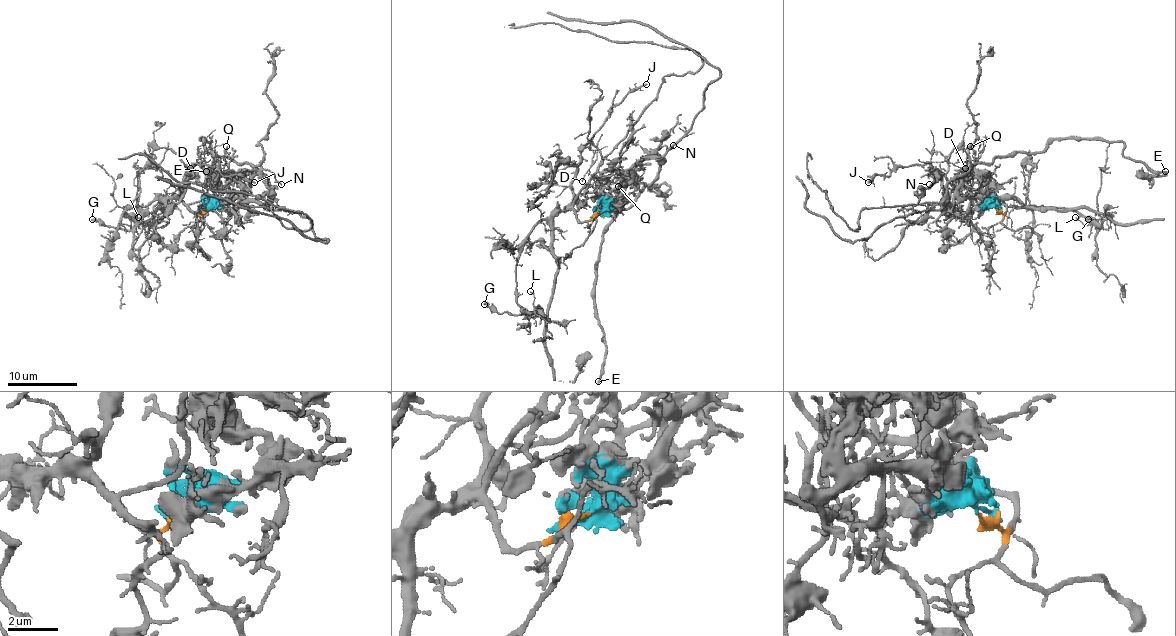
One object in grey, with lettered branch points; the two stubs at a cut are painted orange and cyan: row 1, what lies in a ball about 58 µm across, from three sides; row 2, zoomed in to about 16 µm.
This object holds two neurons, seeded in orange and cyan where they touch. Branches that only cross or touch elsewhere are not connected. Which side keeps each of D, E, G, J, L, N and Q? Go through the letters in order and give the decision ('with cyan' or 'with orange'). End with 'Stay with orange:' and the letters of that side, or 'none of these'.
D: with orange
E: with cyan
G: with orange
J: with orange
L: with orange
N: with cyan
Q: with cyan
Stay with orange: D, G, J, L

